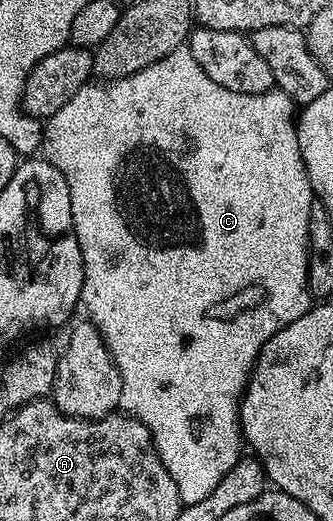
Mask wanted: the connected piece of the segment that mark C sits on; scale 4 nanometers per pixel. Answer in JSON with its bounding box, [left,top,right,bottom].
[41,46,316,505]

